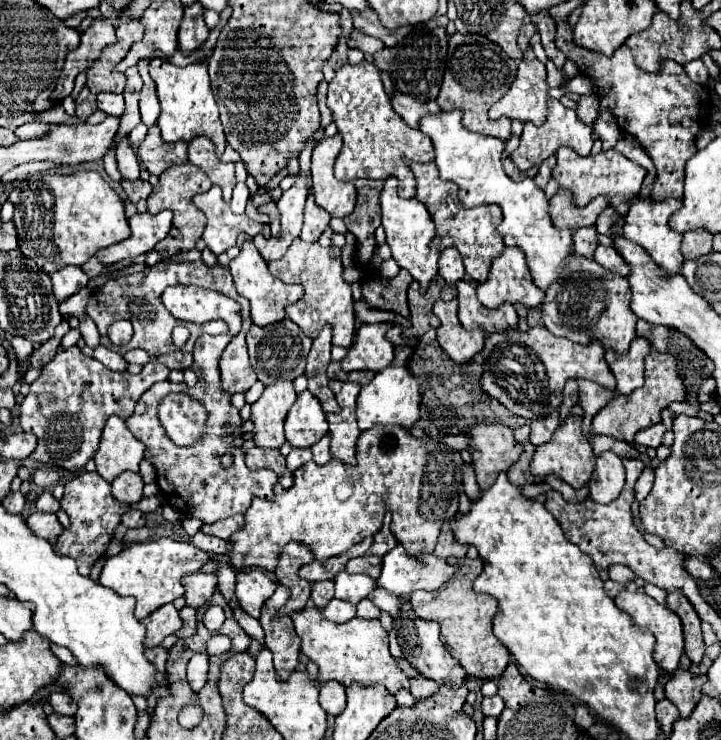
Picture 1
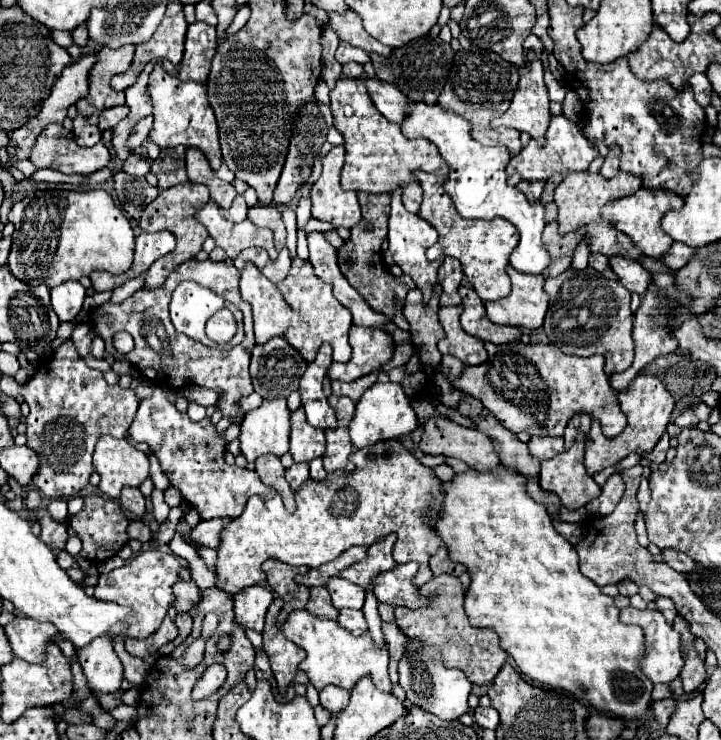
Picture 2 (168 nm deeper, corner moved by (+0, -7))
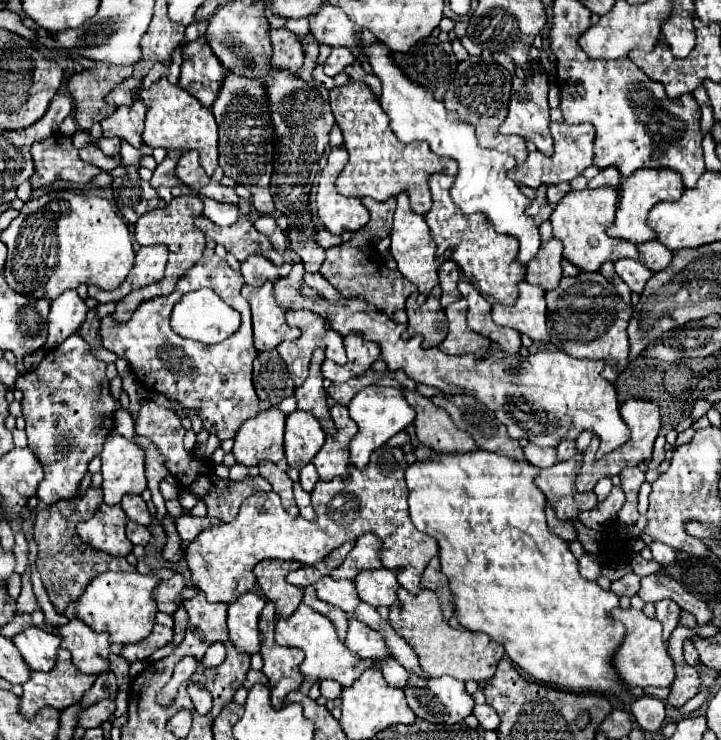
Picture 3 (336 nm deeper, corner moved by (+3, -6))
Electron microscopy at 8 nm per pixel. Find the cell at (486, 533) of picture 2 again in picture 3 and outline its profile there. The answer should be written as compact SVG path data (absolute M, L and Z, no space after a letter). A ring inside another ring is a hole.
M474 450L474 452L466 452L466 454L436 454L428 460L416 460L414 464L410 464L406 468L406 484L408 484L408 490L410 490L408 506L410 506L412 524L420 532L432 536L438 542L438 546L440 546L440 568L448 578L456 618L464 628L468 628L472 632L484 632L490 638L502 642L510 660L516 662L524 672L528 672L530 676L534 676L542 684L562 688L562 690L570 690L570 692L622 694L628 688L622 684L622 680L618 678L618 674L612 668L612 654L620 646L624 632L626 632L624 626L620 622L614 622L614 618L610 616L610 610L618 606L618 596L610 590L602 590L596 582L582 578L580 572L578 572L578 560L570 552L568 542L564 542L562 538L558 538L556 534L552 534L548 530L546 514L544 514L546 498L538 490L538 486L534 484L536 474L538 474L538 468L528 464L526 460L514 460L514 458L506 458L506 456L500 456L500 454L494 454L494 452L486 452L486 450Z

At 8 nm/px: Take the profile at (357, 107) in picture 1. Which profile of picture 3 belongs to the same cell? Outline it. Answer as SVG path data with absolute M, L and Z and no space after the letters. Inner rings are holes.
M350 82L346 86L336 86L330 90L330 106L344 134L344 146L350 154L350 162L338 176L338 192L348 198L370 196L378 202L386 202L400 192L408 192L412 210L426 214L432 208L432 196L428 188L428 178L436 172L456 176L458 164L452 158L436 156L426 142L400 142L390 130L390 120L380 108L378 98L364 82Z

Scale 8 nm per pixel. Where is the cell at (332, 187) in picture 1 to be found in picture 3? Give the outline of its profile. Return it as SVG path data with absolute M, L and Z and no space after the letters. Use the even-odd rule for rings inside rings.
M332 148L332 152L328 154L328 164L320 174L316 194L318 216L322 218L324 226L336 236L344 232L358 232L370 220L370 212L358 198L344 198L336 192L336 178L346 164L348 152L344 148Z

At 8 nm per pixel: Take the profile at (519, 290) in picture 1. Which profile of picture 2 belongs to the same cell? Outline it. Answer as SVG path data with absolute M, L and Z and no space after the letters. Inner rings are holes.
M507 267L511 277L511 293L503 299L485 303L487 317L497 325L515 325L537 329L543 325L543 317L549 307L549 295L543 291L543 277L517 273Z

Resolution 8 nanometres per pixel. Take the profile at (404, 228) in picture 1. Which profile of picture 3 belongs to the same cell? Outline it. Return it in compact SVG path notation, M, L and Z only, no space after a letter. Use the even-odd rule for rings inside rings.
M406 192L398 194L398 208L396 208L394 226L390 232L390 238L392 238L390 254L398 262L398 270L402 272L402 276L408 278L412 284L416 284L416 288L420 292L418 304L426 302L432 288L438 284L438 266L440 266L438 258L436 258L436 244L422 244L422 220L424 218L410 208L408 194Z

